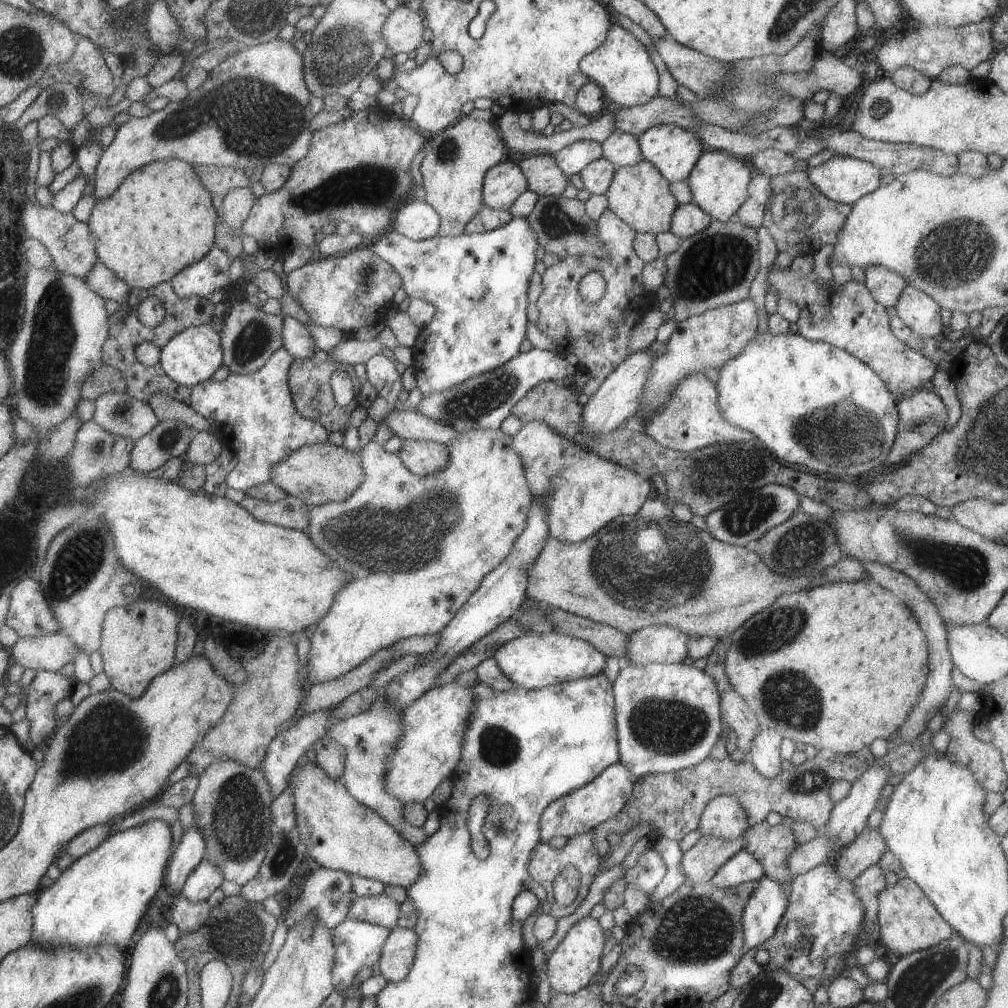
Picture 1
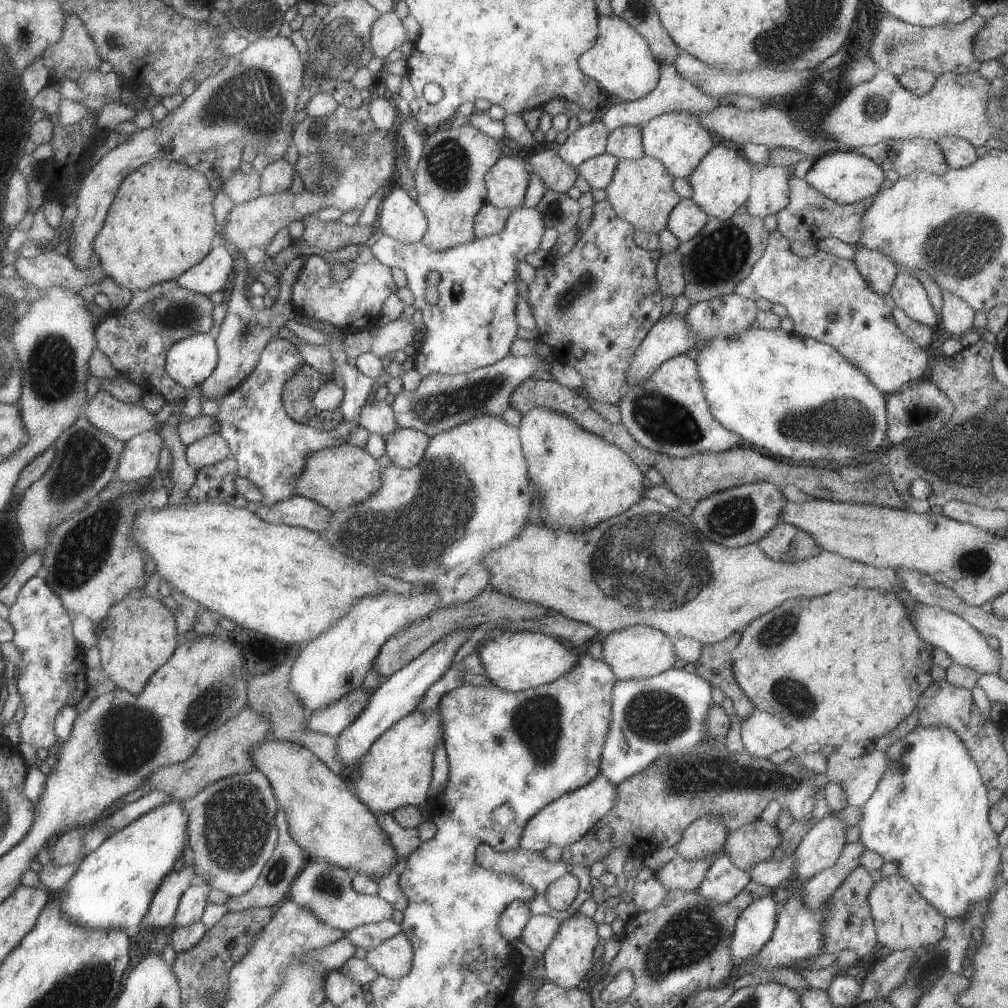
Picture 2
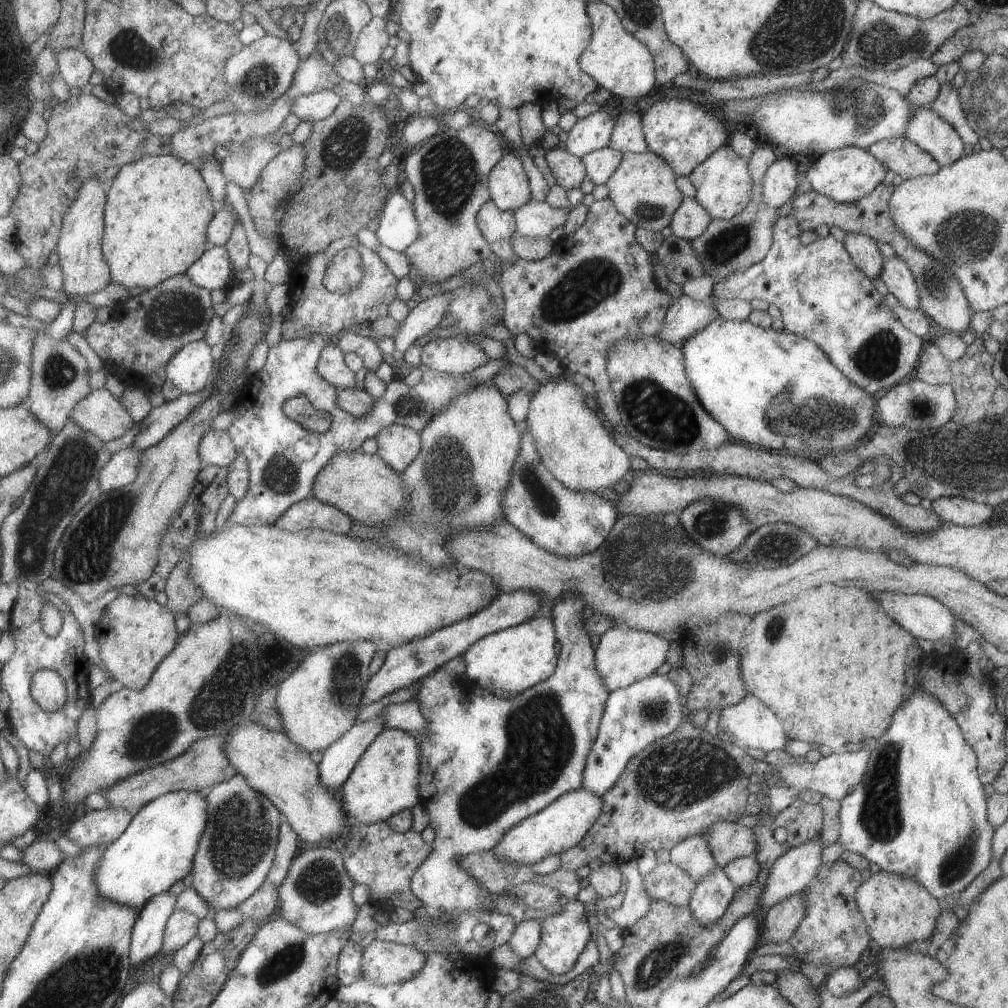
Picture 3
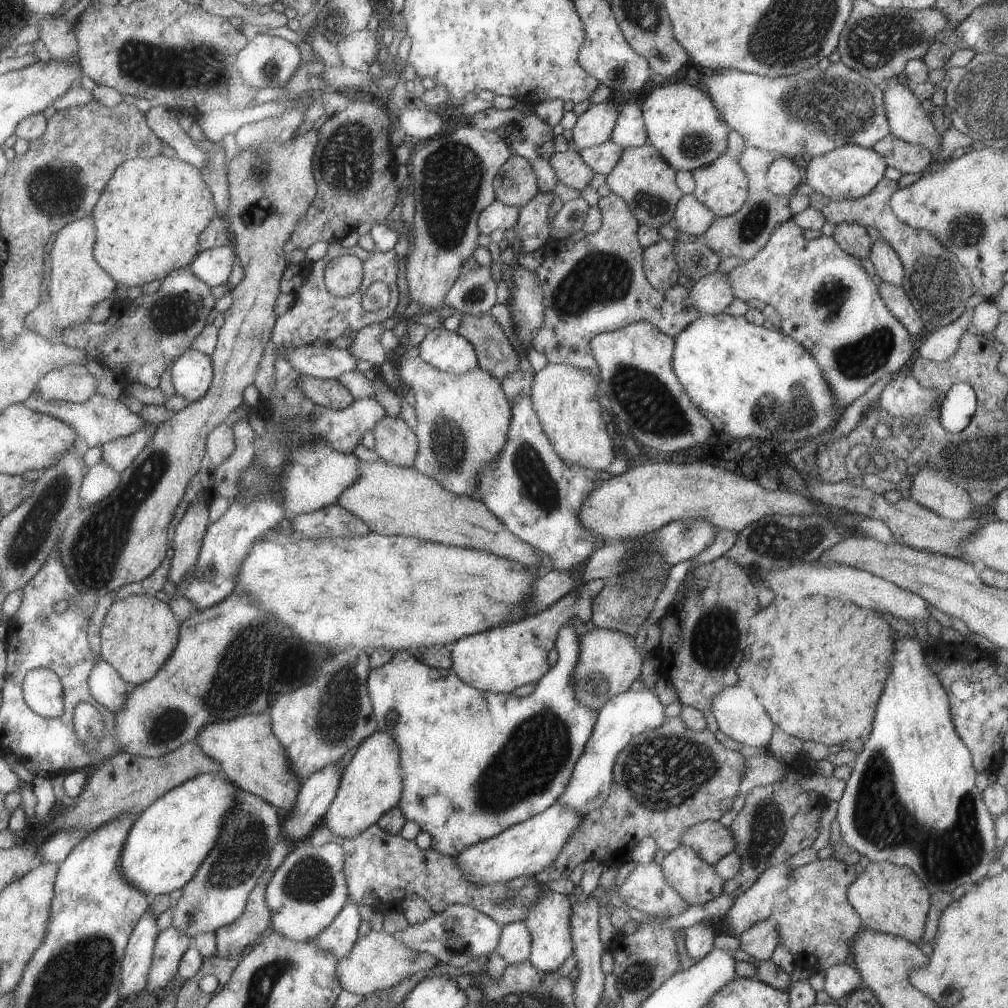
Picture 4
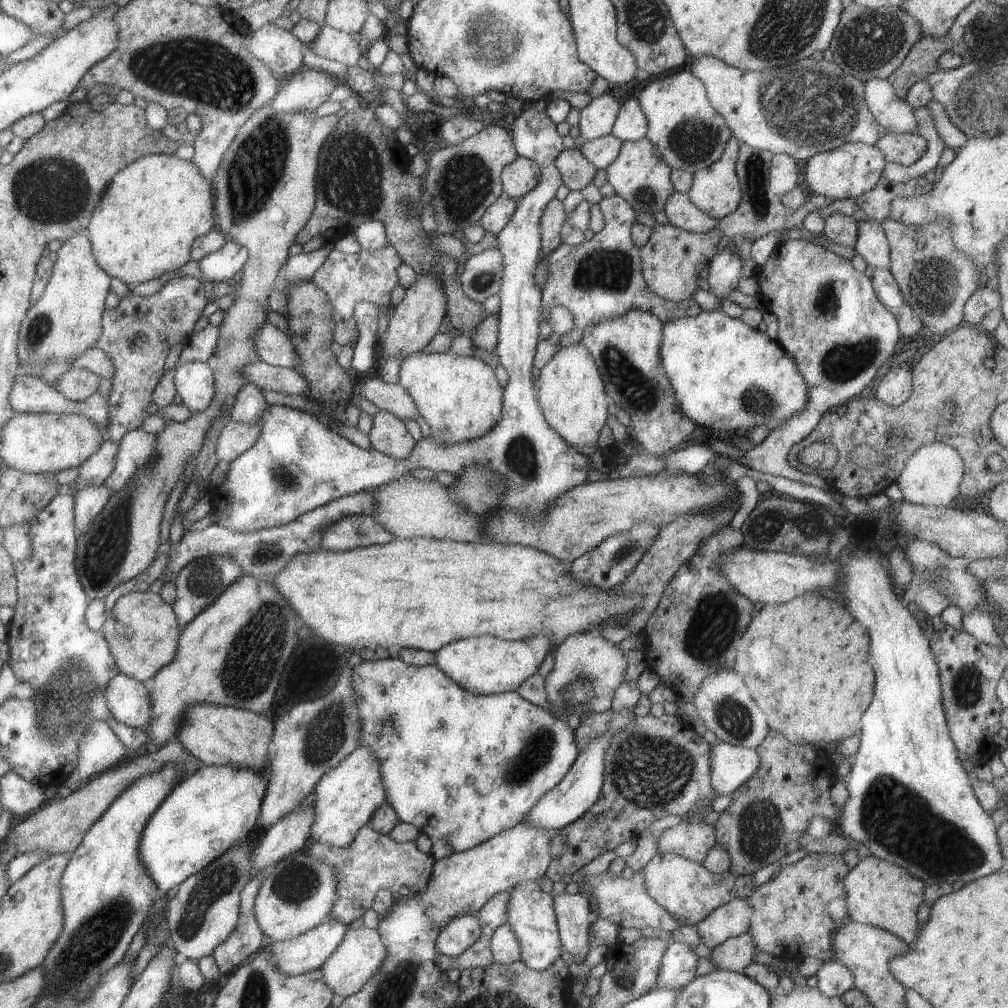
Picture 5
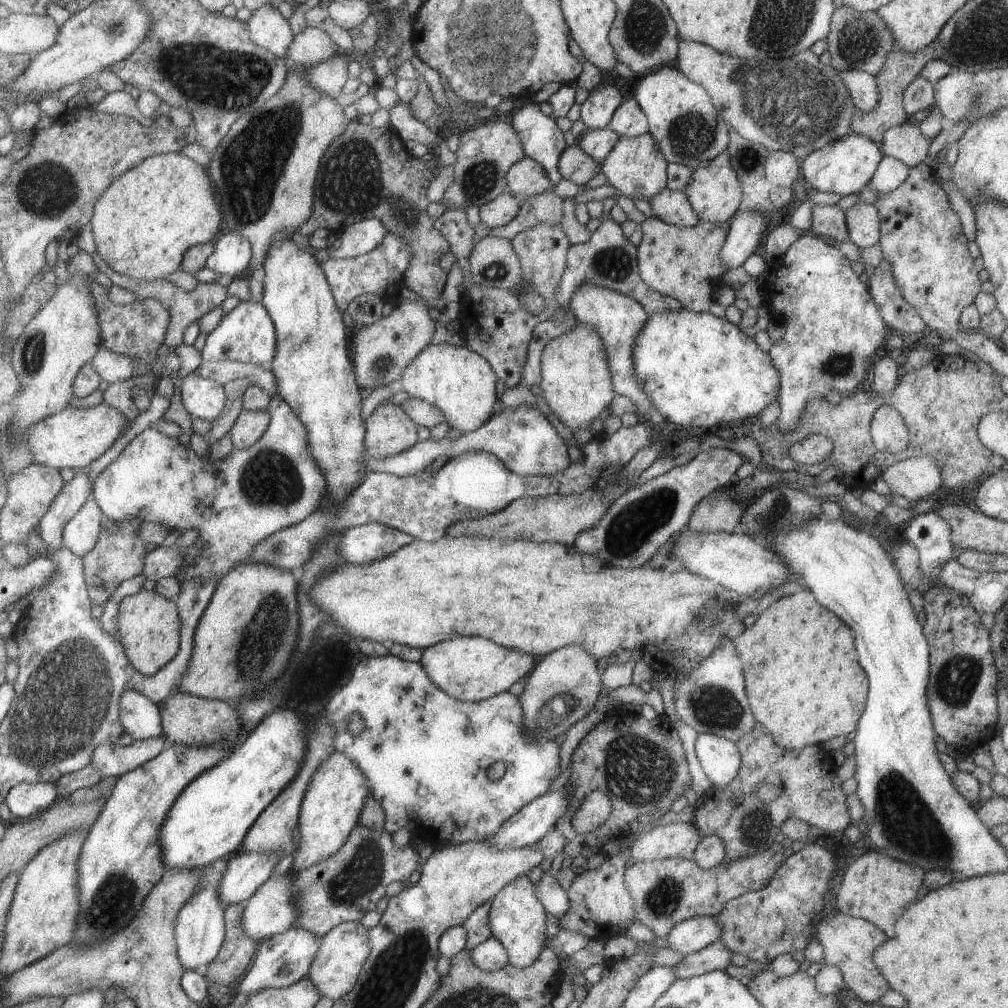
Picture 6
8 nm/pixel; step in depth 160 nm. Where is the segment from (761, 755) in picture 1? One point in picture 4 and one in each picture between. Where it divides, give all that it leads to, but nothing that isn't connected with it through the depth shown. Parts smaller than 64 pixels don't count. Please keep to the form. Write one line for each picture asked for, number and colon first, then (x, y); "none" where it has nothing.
2: (761, 733)
3: (749, 722)
4: (739, 715)

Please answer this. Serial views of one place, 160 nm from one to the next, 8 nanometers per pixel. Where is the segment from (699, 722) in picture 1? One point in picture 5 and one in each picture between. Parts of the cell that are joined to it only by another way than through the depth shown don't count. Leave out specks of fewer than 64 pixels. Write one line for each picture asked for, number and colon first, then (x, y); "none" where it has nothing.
2: (663, 714)
3: (634, 716)
4: (622, 717)
5: (579, 789)

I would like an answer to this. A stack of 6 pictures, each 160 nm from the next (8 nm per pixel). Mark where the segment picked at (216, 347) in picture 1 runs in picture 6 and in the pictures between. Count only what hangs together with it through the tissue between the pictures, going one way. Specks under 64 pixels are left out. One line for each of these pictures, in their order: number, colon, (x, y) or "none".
2: (188, 362)
3: (189, 369)
4: (191, 374)
5: (193, 381)
6: (202, 398)

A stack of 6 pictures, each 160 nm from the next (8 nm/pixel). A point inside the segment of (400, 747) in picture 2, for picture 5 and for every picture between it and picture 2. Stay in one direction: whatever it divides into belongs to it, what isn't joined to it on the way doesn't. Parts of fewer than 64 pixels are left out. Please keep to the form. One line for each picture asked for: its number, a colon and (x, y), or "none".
3: (384, 780)
4: (371, 783)
5: (346, 796)

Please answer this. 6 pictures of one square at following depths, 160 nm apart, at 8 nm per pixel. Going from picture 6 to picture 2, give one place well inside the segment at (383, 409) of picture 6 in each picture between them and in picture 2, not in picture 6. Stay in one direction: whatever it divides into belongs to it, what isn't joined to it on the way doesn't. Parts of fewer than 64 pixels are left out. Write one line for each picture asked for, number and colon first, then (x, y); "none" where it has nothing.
2: (403, 447)
3: (397, 445)
4: (395, 443)
5: (388, 435)

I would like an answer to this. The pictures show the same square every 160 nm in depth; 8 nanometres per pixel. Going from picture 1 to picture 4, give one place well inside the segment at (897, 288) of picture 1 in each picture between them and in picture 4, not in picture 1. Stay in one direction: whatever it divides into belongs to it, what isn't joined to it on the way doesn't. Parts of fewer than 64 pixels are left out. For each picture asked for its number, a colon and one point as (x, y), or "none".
2: (878, 270)
3: (863, 252)
4: (851, 238)

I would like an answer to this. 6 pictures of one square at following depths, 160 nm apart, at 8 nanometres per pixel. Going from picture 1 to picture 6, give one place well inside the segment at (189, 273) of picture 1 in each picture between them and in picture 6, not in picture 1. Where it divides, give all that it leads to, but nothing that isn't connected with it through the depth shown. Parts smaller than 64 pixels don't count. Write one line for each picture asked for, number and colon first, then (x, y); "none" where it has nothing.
2: (209, 275)
3: (211, 270)
4: (212, 266)
5: (221, 265)
6: (231, 256)

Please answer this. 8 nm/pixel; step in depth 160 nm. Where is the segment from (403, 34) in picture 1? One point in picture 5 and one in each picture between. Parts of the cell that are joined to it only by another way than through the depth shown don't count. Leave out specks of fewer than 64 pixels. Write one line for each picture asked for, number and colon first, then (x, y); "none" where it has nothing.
2: (386, 33)
3: (371, 39)
4: (357, 51)
5: (334, 45)

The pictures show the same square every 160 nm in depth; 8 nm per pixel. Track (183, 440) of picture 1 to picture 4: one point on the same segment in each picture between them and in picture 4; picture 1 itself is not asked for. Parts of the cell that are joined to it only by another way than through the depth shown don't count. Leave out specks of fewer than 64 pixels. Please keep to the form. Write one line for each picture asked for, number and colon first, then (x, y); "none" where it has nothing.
2: (138, 459)
3: (120, 469)
4: (100, 480)

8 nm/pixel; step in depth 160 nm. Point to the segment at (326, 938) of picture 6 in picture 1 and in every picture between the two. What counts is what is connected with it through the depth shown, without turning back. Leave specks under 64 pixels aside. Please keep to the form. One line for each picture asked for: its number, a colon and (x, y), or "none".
1: (397, 953)
2: (392, 958)
3: (383, 962)
4: (377, 961)
5: (360, 953)

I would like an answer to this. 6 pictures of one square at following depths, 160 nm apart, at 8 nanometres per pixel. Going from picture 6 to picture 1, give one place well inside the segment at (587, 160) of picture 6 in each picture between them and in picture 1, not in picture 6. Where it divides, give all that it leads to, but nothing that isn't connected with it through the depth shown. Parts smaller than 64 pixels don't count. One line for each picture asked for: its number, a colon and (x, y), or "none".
1: (543, 176)
2: (557, 175)
3: (568, 170)
4: (569, 169)
5: (576, 173)

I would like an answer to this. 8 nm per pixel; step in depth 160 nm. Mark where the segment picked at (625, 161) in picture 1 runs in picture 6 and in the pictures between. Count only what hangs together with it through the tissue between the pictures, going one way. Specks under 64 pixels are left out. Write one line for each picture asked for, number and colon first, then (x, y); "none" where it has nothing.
2: (624, 142)
3: (627, 136)
4: (628, 132)
5: (630, 124)
6: (628, 120)

